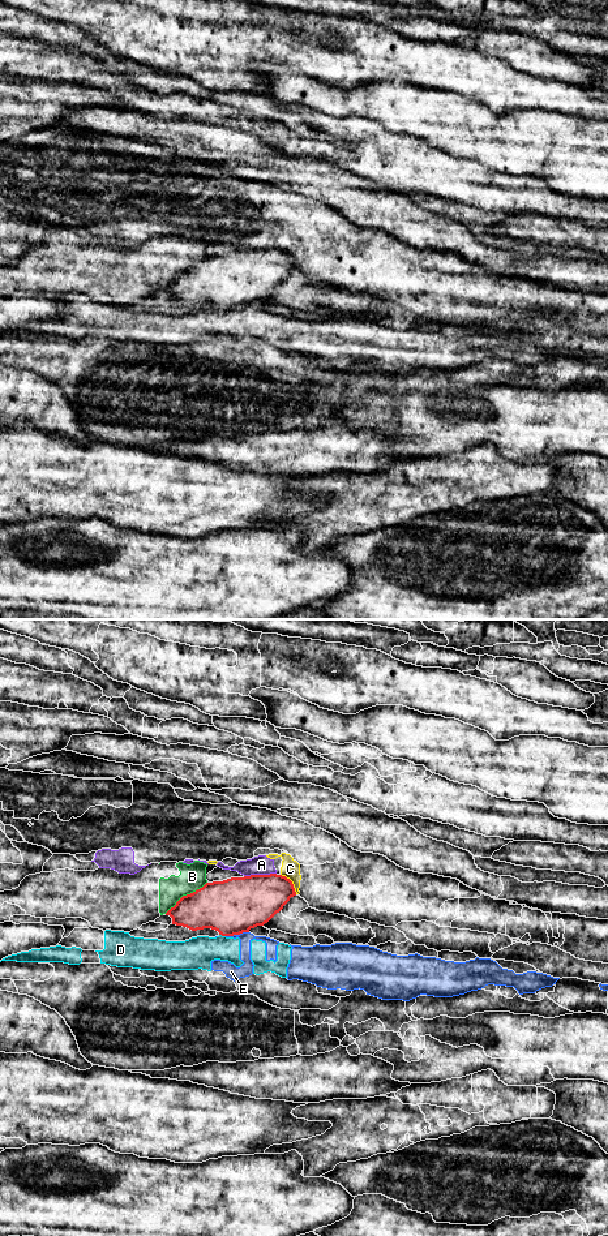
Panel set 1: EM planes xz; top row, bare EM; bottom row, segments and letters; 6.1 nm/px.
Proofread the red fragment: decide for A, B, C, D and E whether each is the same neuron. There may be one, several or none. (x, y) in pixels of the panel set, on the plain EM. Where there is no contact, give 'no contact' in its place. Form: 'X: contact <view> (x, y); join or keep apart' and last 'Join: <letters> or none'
A: contact xz (260, 249); keep apart
B: contact xz (187, 269); keep apart
C: contact xz (291, 257); keep apart
D: contact xz (222, 309); keep apart
E: contact xz (236, 308); keep apart
Join: none

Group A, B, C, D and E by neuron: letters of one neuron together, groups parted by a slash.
A C / B / D E

